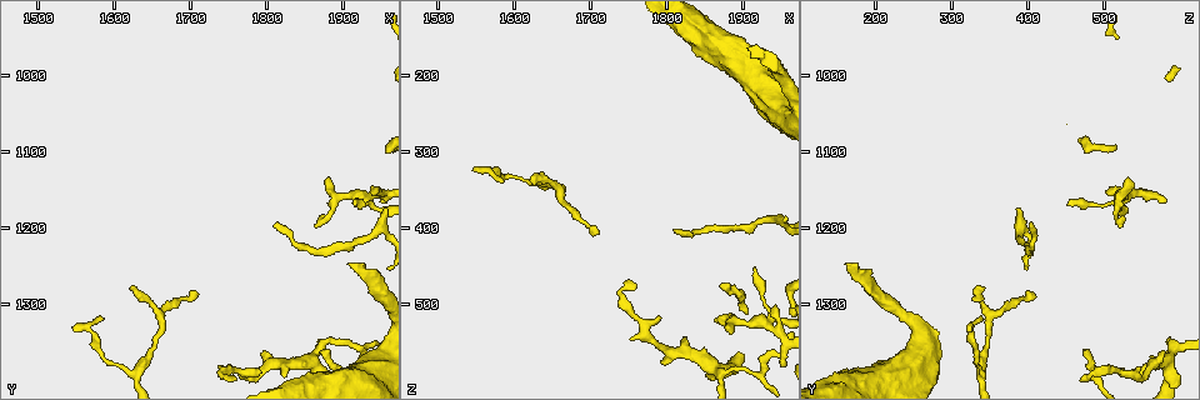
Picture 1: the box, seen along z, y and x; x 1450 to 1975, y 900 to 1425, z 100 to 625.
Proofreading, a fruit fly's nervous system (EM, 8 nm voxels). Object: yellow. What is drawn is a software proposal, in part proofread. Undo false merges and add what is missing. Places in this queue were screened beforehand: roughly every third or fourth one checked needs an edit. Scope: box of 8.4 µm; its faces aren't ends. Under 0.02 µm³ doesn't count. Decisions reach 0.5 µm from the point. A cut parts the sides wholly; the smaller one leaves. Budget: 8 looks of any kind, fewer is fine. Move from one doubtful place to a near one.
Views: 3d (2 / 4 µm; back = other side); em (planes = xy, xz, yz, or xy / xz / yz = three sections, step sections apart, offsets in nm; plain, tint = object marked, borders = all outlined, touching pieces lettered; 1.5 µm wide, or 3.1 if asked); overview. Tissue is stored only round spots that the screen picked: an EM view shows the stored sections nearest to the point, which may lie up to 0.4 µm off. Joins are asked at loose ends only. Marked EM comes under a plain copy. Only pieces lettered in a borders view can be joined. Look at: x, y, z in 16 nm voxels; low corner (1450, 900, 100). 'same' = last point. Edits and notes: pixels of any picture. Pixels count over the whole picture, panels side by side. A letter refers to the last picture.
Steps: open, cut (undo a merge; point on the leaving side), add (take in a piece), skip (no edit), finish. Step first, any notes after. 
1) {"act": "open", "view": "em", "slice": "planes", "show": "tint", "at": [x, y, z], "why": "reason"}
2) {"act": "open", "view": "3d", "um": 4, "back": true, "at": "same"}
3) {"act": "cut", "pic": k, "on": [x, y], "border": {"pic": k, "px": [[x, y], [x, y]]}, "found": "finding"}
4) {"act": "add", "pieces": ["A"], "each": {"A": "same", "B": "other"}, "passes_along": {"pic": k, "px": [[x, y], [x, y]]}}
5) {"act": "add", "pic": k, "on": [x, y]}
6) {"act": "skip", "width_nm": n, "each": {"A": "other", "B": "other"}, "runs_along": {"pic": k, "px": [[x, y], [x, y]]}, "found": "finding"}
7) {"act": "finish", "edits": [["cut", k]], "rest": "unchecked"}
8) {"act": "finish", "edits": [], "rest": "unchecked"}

{"act": "open", "view": "3d", "um": 4, "at": [1580, 1320, 335], "why": "tapers out"}

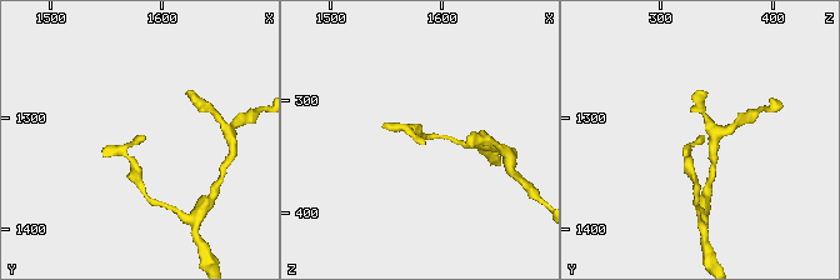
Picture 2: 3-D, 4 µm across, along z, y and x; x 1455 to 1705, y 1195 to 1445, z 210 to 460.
{"act": "open", "view": "em", "slice": "planes", "show": "borders", "at": [1584, 1318, 340], "why": "now the EM"}

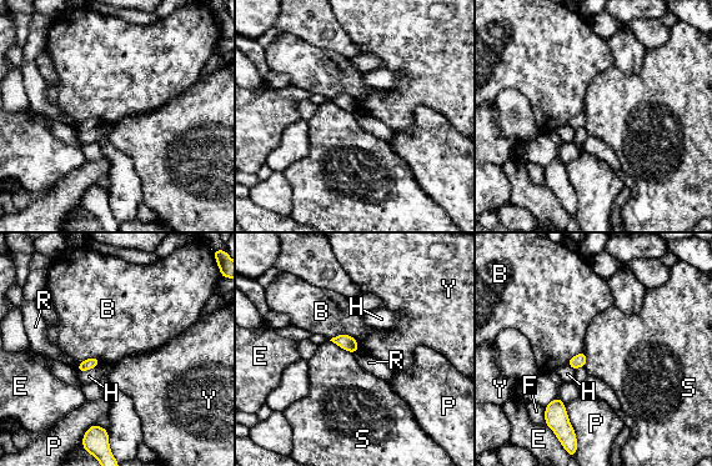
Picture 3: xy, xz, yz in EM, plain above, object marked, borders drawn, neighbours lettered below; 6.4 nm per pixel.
{"act": "skip", "each": {"B": "other", "E": "other", "F": "other", "H": "other", "P": "other", "R": "other", "S": "other", "Y": "other"}, "border": {"pic": 3, "px": [[359, 349], [354, 352]]}, "found": "none of them fits"}

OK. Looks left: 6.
{"act": "open", "view": "em", "slice": "planes", "show": "borders", "at": [1710, 1290, 405], "why": "tapers out"}

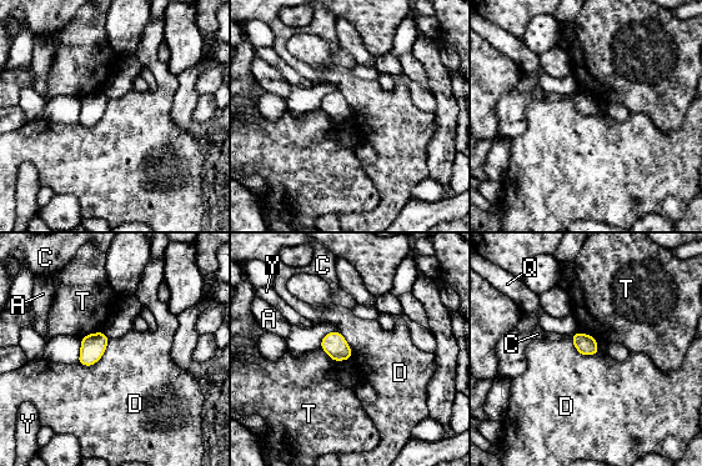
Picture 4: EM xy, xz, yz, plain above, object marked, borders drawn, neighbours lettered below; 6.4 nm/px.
{"act": "skip", "longest_contact_nm": ["D", 260], "each": {"A": "other", "C": "other", "D": "other", "Q": "other", "T": "other", "Y": "other"}, "border": {"pic": 4, "px": [[109, 339], [94, 364], [78, 364]]}, "found": "none of them fits"}

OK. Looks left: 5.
{"act": "open", "view": "em", "slice": "yz", "step": 4, "show": "borders", "at": [1905, 1245, 165], "why": "long arm stops here"}

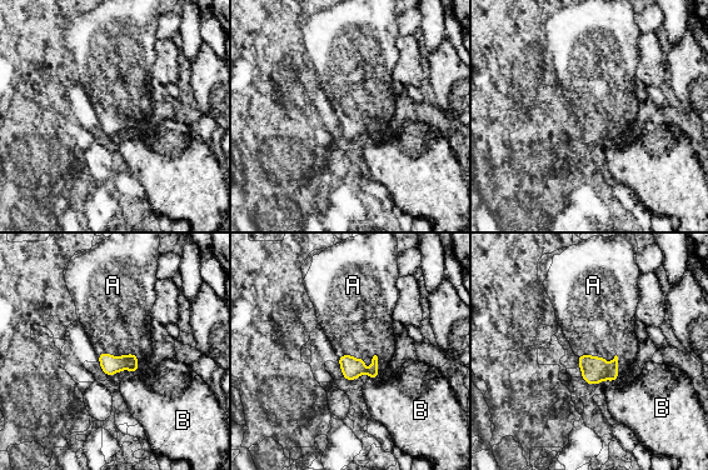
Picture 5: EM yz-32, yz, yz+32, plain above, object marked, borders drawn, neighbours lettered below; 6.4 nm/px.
{"act": "open", "view": "em", "slice": "planes", "show": "borders", "at": "same", "why": "cut it another way"}

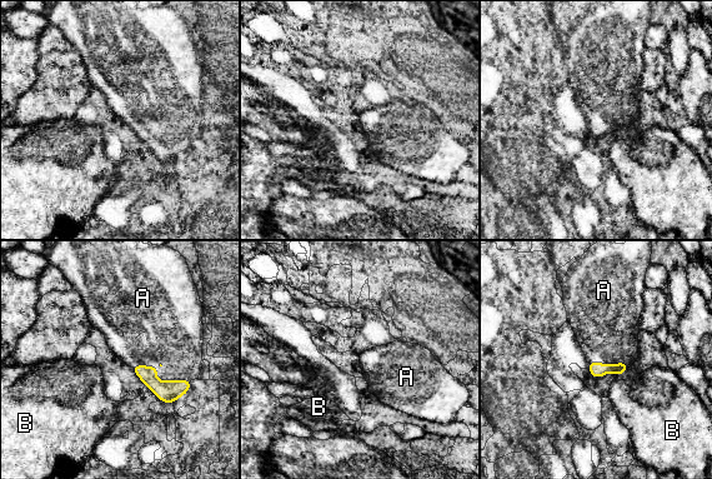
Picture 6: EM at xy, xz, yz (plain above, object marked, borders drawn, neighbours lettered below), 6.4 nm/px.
{"act": "add", "pieces": ["A"], "longest_contact_nm": ["A", 400], "each": {"A": "same", "B": "other"}, "passes_along": {"pic": 6, "px": [[166, 390], [155, 377], [151, 338]]}, "found": "it goes on there"}

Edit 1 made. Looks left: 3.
{"act": "finish", "edits": [["add", 6]], "rest": "unchecked"}

